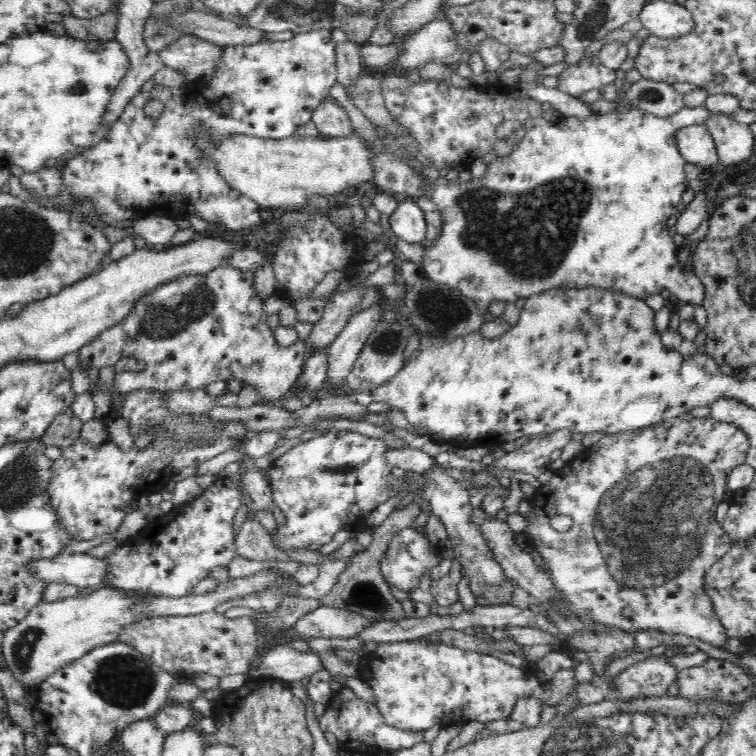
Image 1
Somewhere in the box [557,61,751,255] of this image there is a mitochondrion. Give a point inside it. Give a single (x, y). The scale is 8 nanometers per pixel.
(650, 95)

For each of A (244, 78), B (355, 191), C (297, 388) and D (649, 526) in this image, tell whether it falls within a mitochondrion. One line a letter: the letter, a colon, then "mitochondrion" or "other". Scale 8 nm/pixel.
A: other
B: other
C: other
D: mitochondrion

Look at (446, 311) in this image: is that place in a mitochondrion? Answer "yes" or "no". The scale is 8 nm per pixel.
yes

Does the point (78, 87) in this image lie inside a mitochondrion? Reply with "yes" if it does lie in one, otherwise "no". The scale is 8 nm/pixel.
yes

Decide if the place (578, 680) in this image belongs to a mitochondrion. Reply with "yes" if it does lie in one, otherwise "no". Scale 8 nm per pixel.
no

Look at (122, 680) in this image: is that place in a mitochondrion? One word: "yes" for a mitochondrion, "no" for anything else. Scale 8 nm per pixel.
yes

